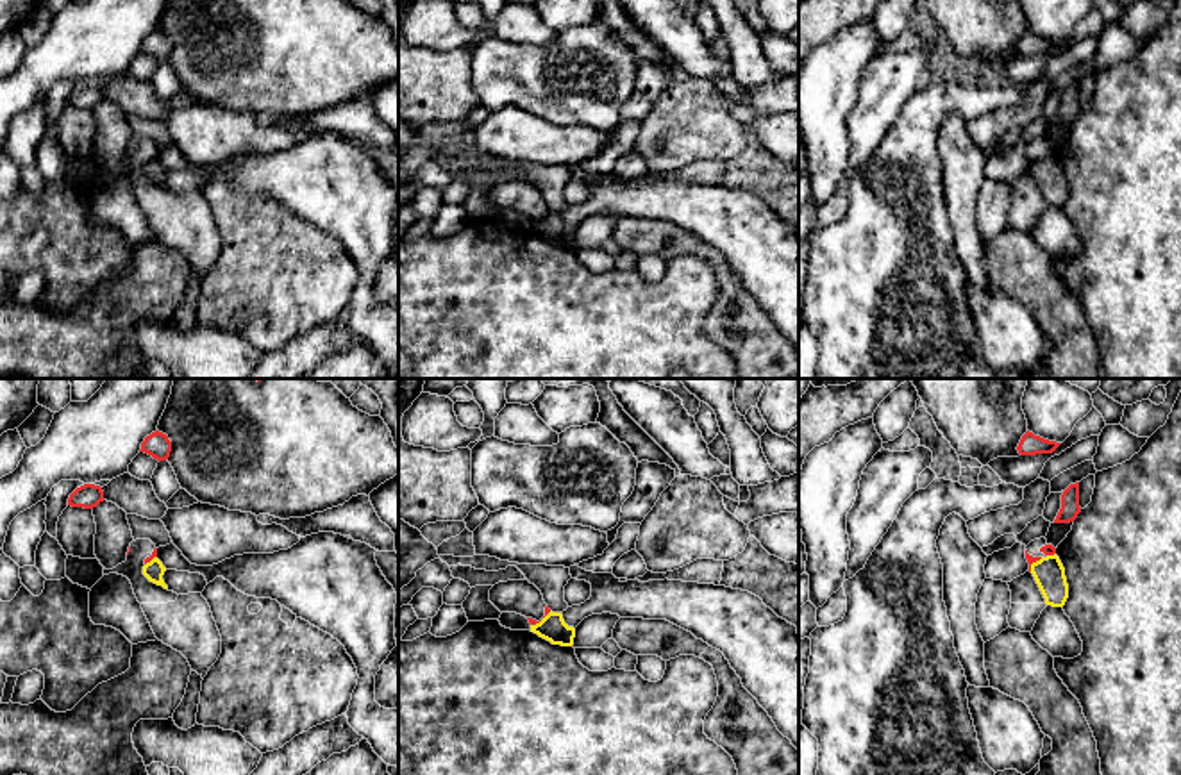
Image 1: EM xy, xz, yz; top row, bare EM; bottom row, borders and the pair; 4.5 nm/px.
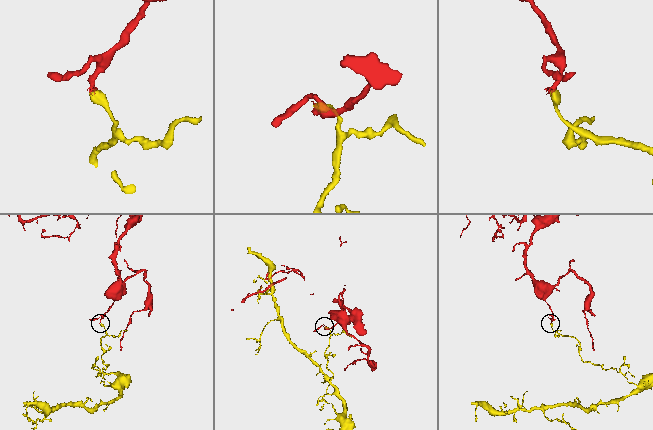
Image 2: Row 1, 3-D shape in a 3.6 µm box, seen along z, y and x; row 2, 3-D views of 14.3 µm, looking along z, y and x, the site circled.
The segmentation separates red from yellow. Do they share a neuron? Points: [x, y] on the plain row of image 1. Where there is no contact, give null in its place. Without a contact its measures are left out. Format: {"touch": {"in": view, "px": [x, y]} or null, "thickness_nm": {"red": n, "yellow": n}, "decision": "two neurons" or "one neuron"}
{"touch": {"in": "xz", "px": [540, 220]}, "thickness_nm": {"red": 30, "yellow": 120}, "decision": "two neurons"}

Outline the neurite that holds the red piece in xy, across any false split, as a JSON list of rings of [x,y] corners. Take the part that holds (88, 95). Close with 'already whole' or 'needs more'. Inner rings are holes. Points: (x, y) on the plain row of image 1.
[[[84,84],[77,88],[68,98],[68,105],[84,109],[93,109],[100,102],[104,102],[104,91],[100,86],[95,84]]]; already whole

